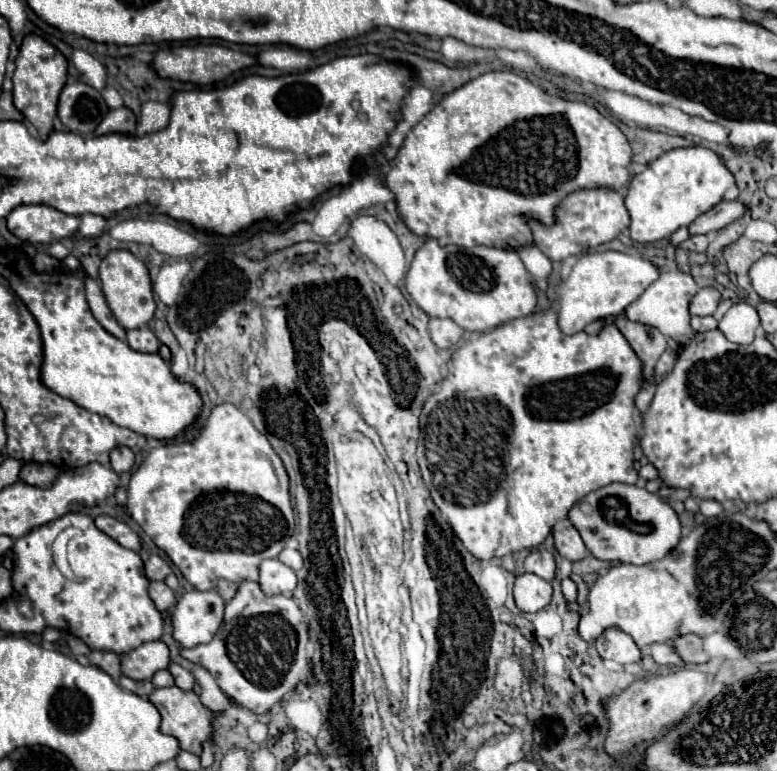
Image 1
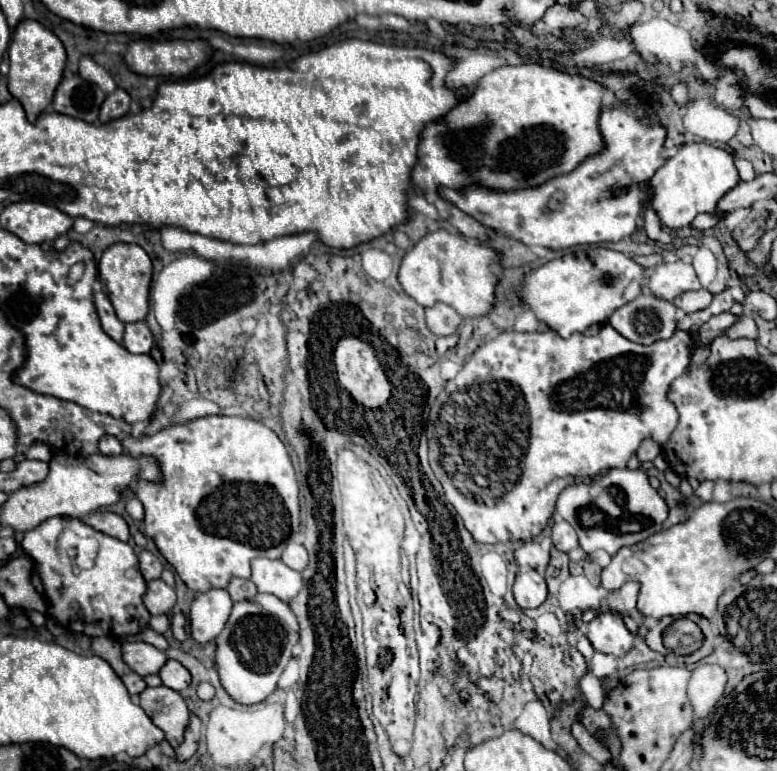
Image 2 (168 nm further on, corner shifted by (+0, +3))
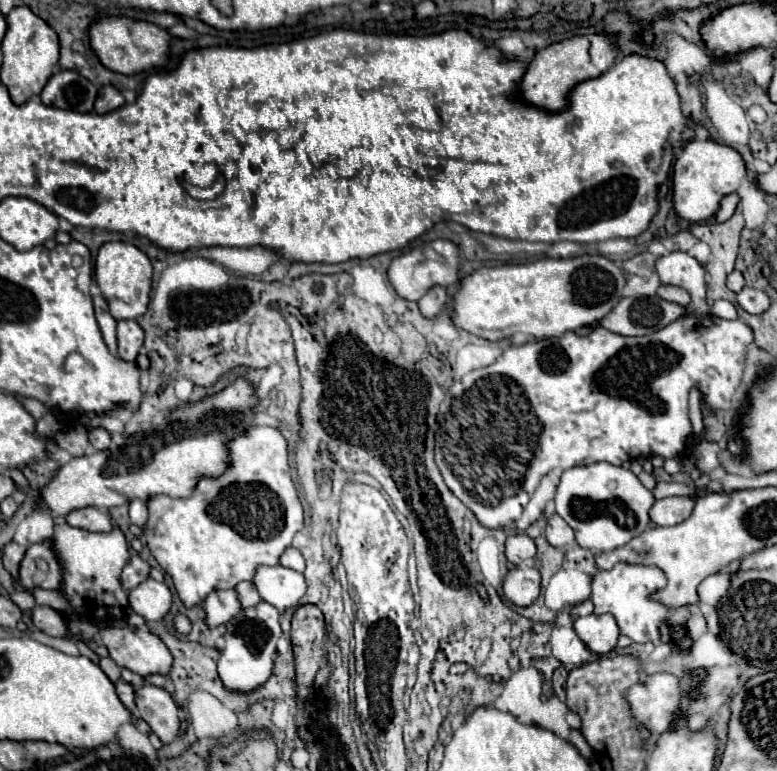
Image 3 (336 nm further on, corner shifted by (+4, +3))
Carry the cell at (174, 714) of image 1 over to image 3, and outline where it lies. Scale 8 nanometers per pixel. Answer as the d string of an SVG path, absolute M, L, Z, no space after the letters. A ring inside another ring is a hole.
M140 686L136 688L136 706L142 720L148 722L152 732L164 742L170 744L180 730L180 708L174 704L172 696L158 686Z

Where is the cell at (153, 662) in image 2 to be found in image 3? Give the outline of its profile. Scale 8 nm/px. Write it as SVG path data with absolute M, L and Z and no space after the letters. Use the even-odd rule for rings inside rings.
M104 626L100 628L100 640L108 648L110 658L134 674L168 674L172 668L172 656L166 644L150 632L132 626Z

